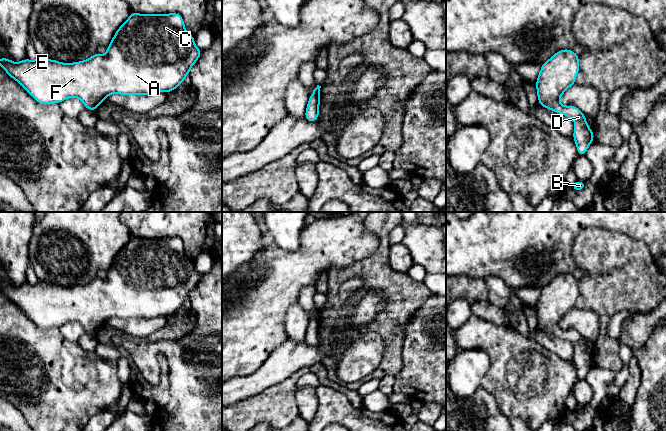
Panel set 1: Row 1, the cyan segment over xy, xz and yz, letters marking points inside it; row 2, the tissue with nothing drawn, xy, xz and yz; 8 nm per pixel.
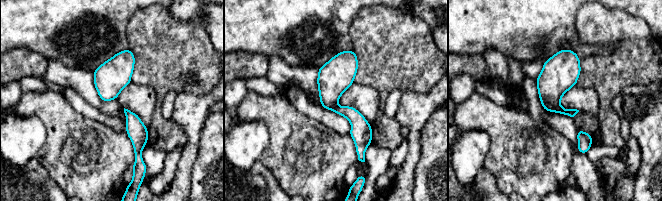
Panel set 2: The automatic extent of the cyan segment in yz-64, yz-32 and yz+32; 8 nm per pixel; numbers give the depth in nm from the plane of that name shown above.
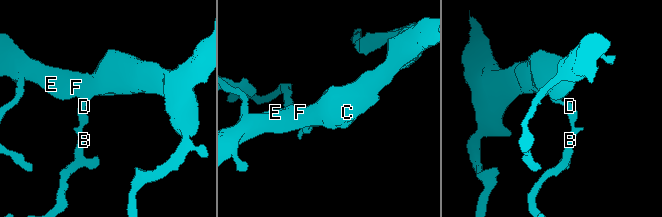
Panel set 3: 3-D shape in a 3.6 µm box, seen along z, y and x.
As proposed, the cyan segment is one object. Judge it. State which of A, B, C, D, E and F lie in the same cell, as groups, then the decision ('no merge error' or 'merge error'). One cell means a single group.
A B C D E F; no merge error

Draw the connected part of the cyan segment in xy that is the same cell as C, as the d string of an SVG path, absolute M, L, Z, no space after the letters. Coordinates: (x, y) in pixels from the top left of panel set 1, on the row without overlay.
M131 236L129 242L119 251L107 271L105 279L96 276L89 283L62 287L38 280L34 285L28 282L15 287L6 281L0 283L0 290L17 305L39 328L48 329L76 321L80 323L85 333L95 335L108 319L150 319L157 316L168 317L184 307L191 291L197 286L203 275L196 271L194 260L185 253L182 240L179 237L169 238L139 238Z

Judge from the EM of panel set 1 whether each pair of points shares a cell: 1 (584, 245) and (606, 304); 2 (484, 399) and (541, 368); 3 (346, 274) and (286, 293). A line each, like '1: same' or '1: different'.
1: same
2: different
3: different

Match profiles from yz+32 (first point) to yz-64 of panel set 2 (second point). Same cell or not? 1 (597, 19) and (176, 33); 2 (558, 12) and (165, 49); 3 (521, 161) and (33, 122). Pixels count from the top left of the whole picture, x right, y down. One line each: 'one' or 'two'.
1: one
2: two
3: two

